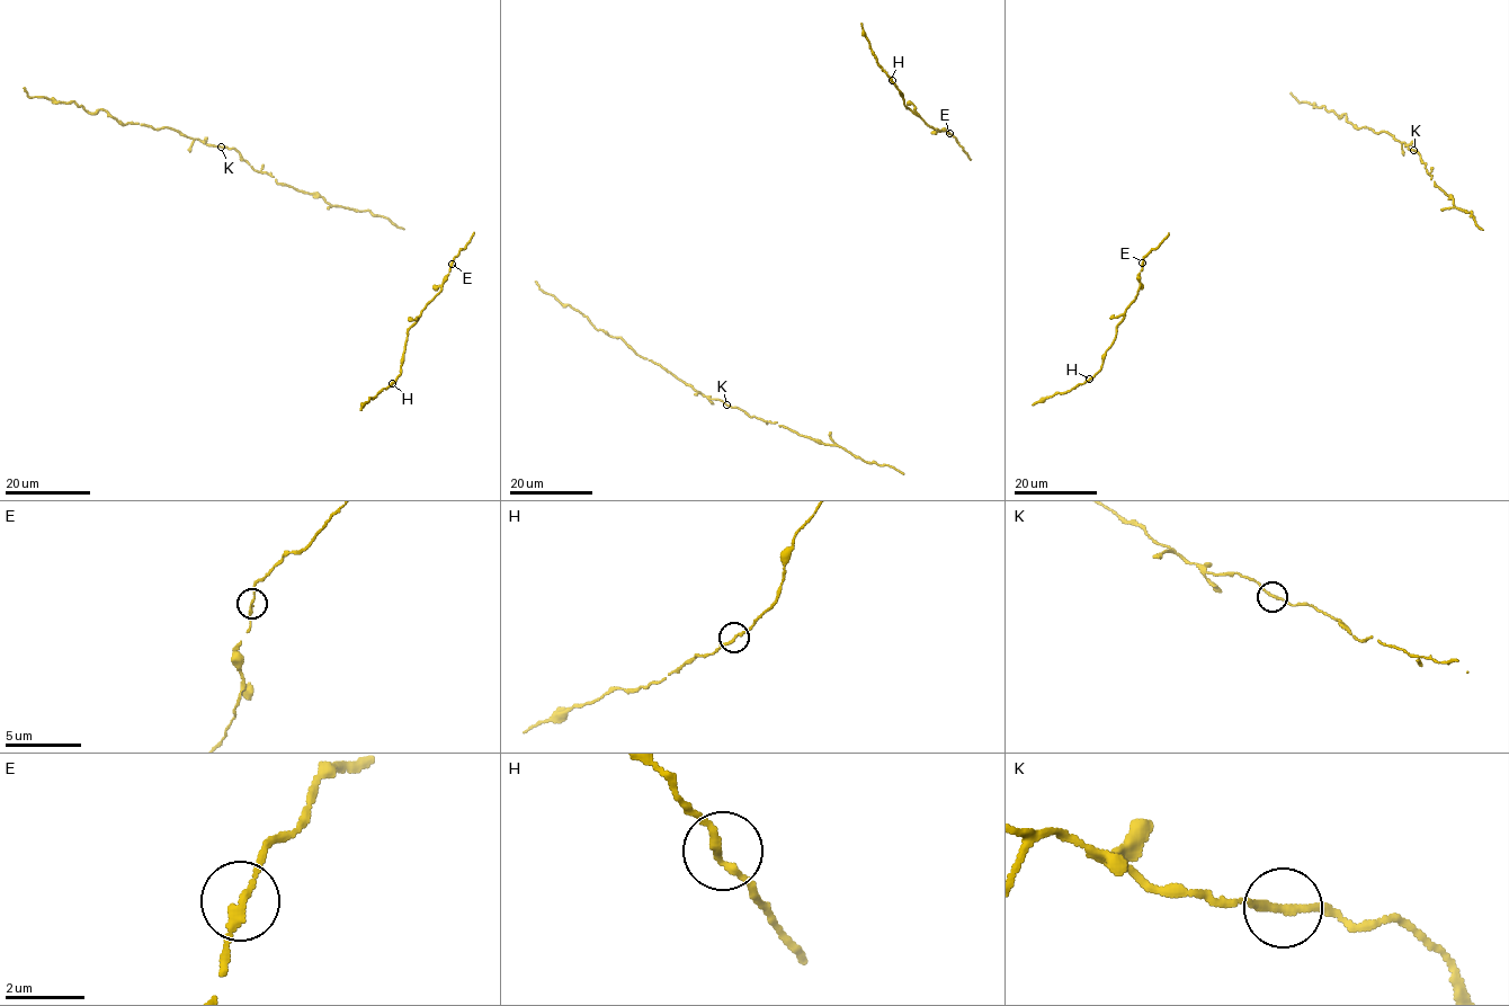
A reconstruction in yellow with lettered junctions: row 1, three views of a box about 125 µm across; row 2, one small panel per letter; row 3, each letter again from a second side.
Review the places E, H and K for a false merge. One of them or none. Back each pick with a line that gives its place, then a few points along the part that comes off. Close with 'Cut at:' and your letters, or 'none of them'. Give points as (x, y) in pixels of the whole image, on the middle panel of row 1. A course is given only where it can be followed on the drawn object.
Cut at: none of them

